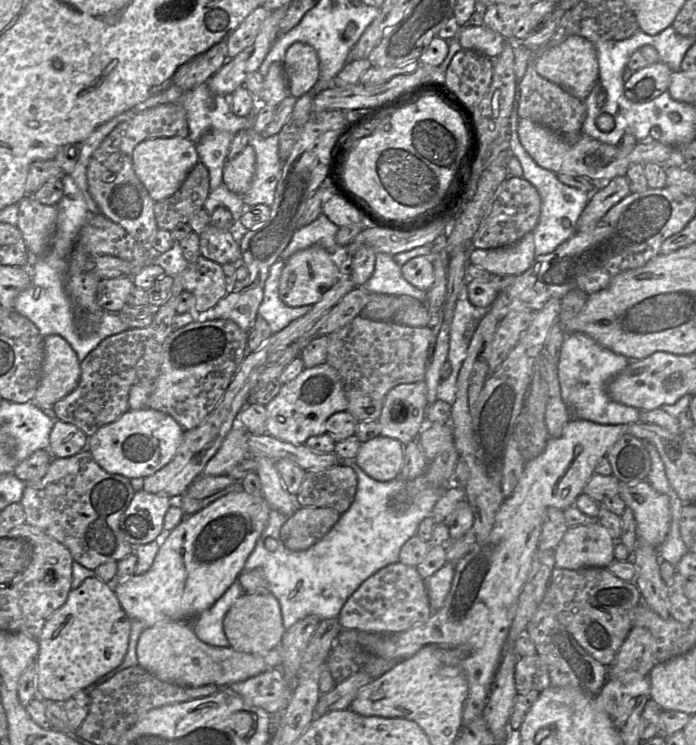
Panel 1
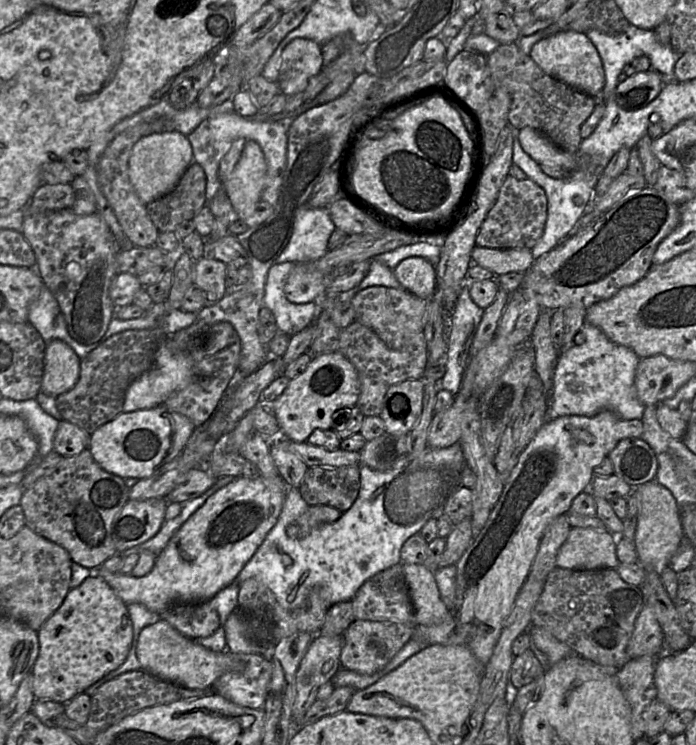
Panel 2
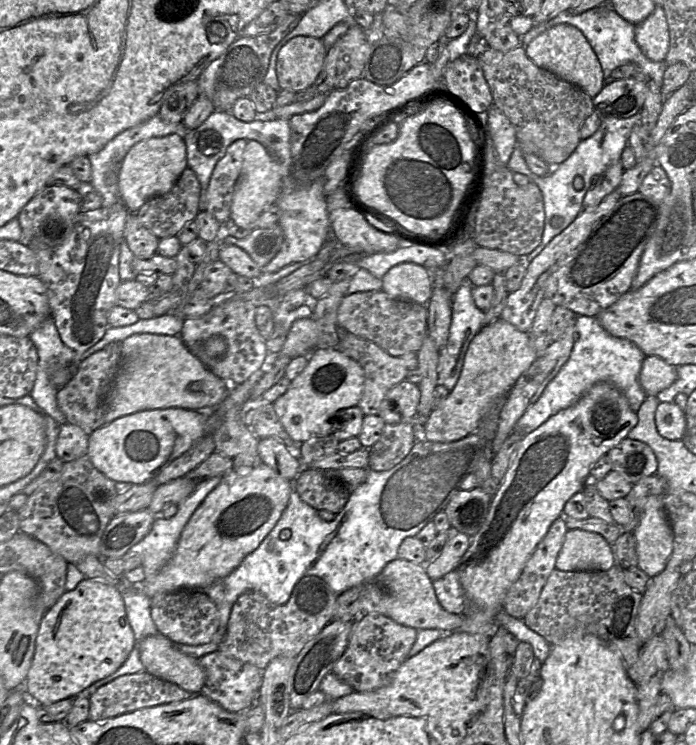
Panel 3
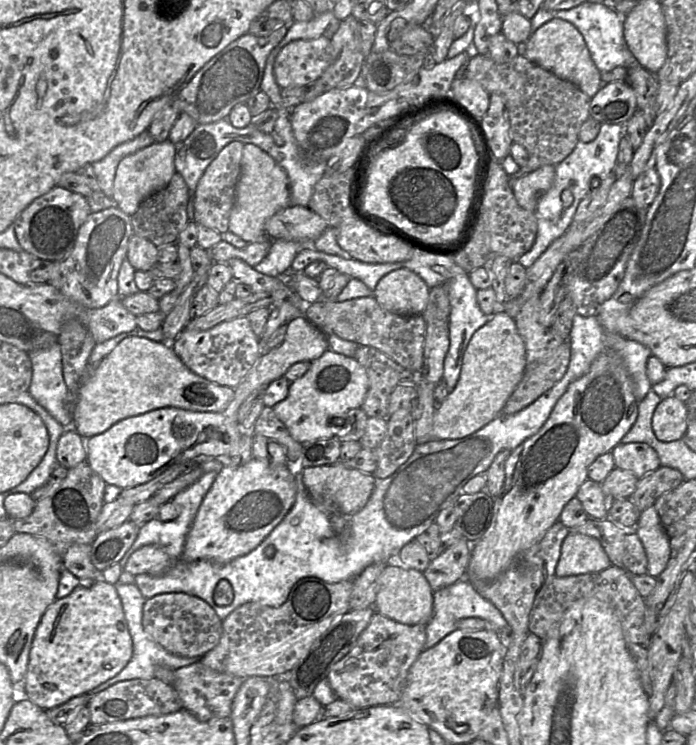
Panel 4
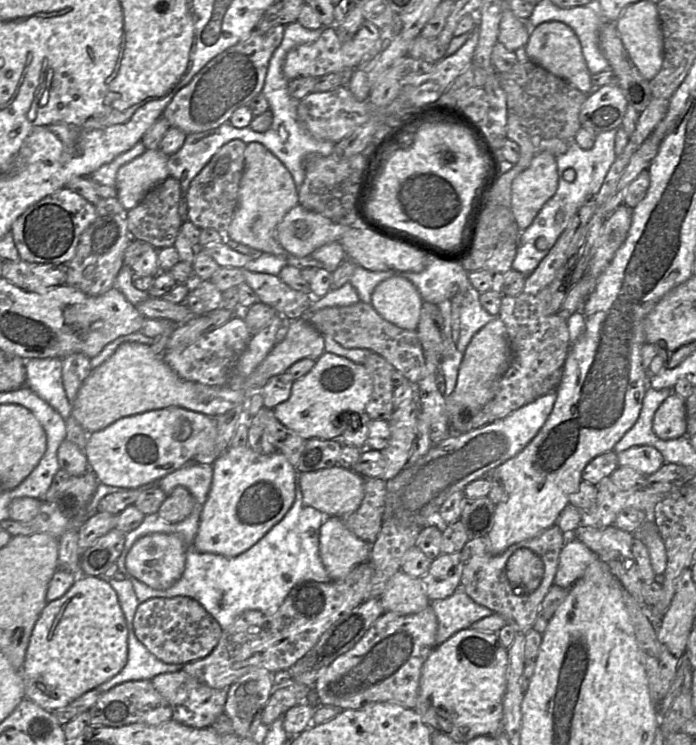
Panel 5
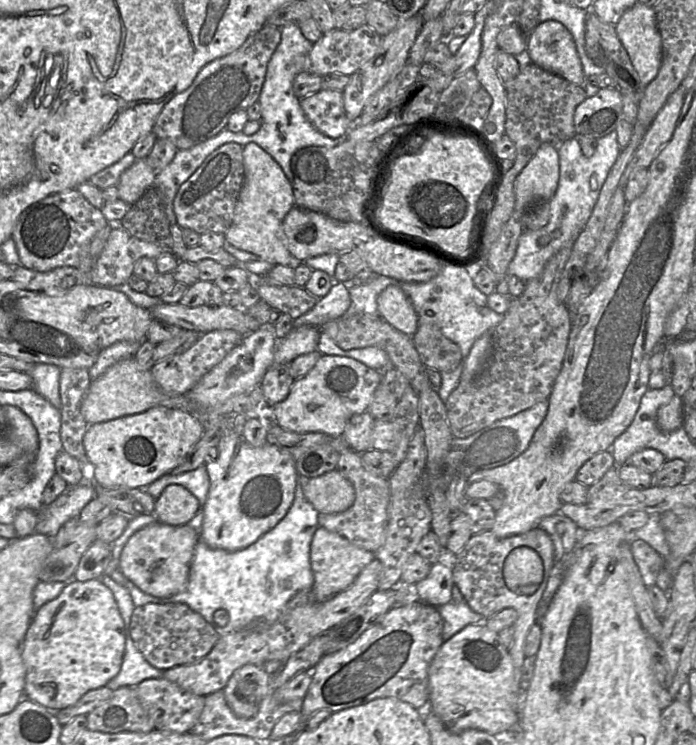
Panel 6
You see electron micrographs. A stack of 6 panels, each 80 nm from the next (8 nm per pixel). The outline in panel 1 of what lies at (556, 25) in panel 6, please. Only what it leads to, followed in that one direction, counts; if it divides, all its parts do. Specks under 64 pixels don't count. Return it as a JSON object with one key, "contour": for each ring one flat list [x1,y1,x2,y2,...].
{"contour":[[570,36,554,47,537,53,534,58,537,72,559,85,572,96,585,100,599,80,598,52,595,45,581,36]]}

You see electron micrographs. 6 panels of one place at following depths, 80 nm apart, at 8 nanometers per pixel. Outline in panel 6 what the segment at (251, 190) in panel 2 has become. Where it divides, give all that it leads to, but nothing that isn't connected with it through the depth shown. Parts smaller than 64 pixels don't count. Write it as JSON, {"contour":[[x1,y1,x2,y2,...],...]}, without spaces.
{"contour":[[254,142,243,147,244,182,240,190,233,219,225,232,225,240,232,246,257,255,273,265,296,268,302,261,292,256,287,248,283,220,295,206,293,188,281,166]]}

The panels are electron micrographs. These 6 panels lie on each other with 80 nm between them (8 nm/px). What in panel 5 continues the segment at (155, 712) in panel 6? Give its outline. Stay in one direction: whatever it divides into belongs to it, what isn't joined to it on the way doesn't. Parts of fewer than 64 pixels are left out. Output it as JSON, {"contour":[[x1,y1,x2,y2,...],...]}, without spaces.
{"contour":[[183,670,165,673,151,679,154,688,169,702,172,720,192,728,205,728,224,713,227,689,214,689,190,676]]}

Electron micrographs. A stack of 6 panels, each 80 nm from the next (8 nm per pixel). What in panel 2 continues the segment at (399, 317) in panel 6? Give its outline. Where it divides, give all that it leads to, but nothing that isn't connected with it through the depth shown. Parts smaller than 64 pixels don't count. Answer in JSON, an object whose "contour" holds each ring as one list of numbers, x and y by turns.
{"contour":[[420,256,403,259,394,269,394,276,401,288,427,300,436,291,434,262]]}

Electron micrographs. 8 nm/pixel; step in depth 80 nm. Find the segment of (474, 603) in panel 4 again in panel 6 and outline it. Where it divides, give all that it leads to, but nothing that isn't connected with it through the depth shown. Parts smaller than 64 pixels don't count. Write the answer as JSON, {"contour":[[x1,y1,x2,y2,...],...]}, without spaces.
{"contour":[[451,601,435,608,437,608,443,619,444,642,465,626,477,624,485,620,482,615,474,612,465,601,458,603]]}

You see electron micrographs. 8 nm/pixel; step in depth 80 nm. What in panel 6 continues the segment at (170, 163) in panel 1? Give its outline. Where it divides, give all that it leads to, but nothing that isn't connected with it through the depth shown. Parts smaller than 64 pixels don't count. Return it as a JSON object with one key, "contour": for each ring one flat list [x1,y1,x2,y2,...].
{"contour":[[146,158,136,160,121,174,119,183,116,185,119,199,134,205,153,185,157,174]]}

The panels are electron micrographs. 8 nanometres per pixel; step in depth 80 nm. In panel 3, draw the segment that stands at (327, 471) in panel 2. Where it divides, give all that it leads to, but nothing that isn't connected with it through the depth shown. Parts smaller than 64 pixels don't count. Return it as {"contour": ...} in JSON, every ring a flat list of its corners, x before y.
{"contour":[[305,467,296,478,295,488,302,501,316,510,337,514,346,505,351,491,330,473]]}

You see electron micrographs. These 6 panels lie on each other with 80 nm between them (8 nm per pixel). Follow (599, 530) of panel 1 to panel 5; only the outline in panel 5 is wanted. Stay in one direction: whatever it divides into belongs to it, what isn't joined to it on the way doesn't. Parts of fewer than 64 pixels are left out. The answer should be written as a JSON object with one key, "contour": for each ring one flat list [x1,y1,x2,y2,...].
{"contour":[[567,539,559,555,554,585,570,588,581,578,586,568,598,558,591,549,578,539]]}

